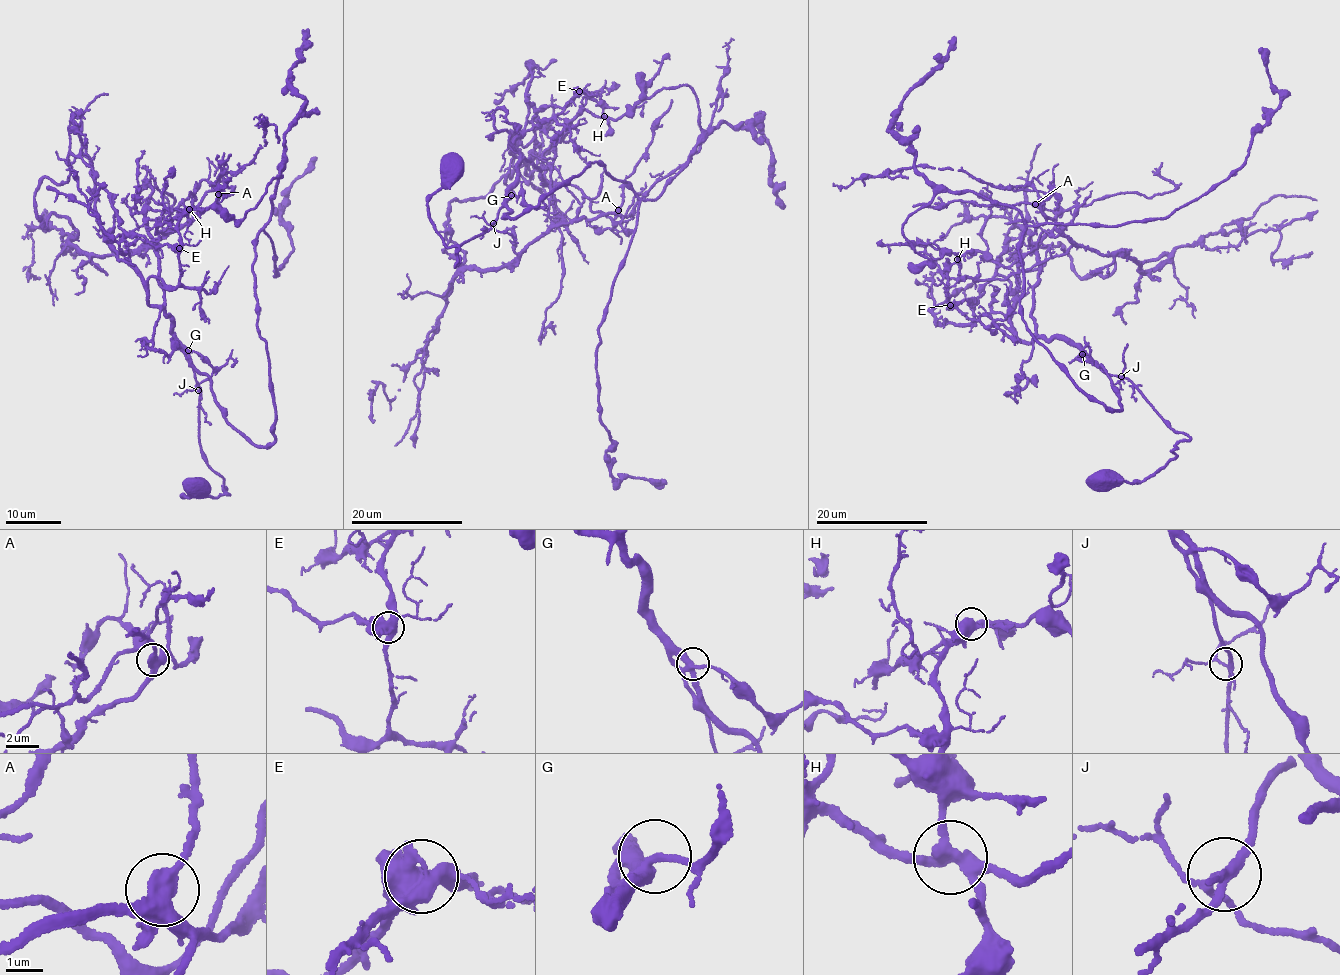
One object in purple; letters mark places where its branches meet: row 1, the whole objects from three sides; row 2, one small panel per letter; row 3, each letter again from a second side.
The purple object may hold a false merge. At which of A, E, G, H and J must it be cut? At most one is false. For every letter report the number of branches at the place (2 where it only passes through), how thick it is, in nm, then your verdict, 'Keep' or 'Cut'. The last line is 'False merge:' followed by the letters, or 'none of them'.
A: Branches: 4. Thickness 400 nm. Keep
E: Branches: 5. Thickness 550 nm. Keep
G: Branches: 4. Thickness 320 nm. Keep
H: Branches: 4. Thickness 280 nm. Keep
J: Branches: 5. Thickness 220 nm. Keep
False merge: none of them

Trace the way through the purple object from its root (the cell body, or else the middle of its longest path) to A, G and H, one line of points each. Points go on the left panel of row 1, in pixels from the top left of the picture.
A: (199, 484), (184, 496), (228, 494), (200, 447), (200, 387), (146, 216), (183, 209), (191, 223), (218, 193)
G: (199, 484), (190, 497), (184, 496), (228, 494), (200, 447), (200, 387), (188, 350)
H: (199, 484), (184, 496), (228, 494), (200, 447), (186, 347), (145, 289), (151, 276), (177, 286), (189, 209)

